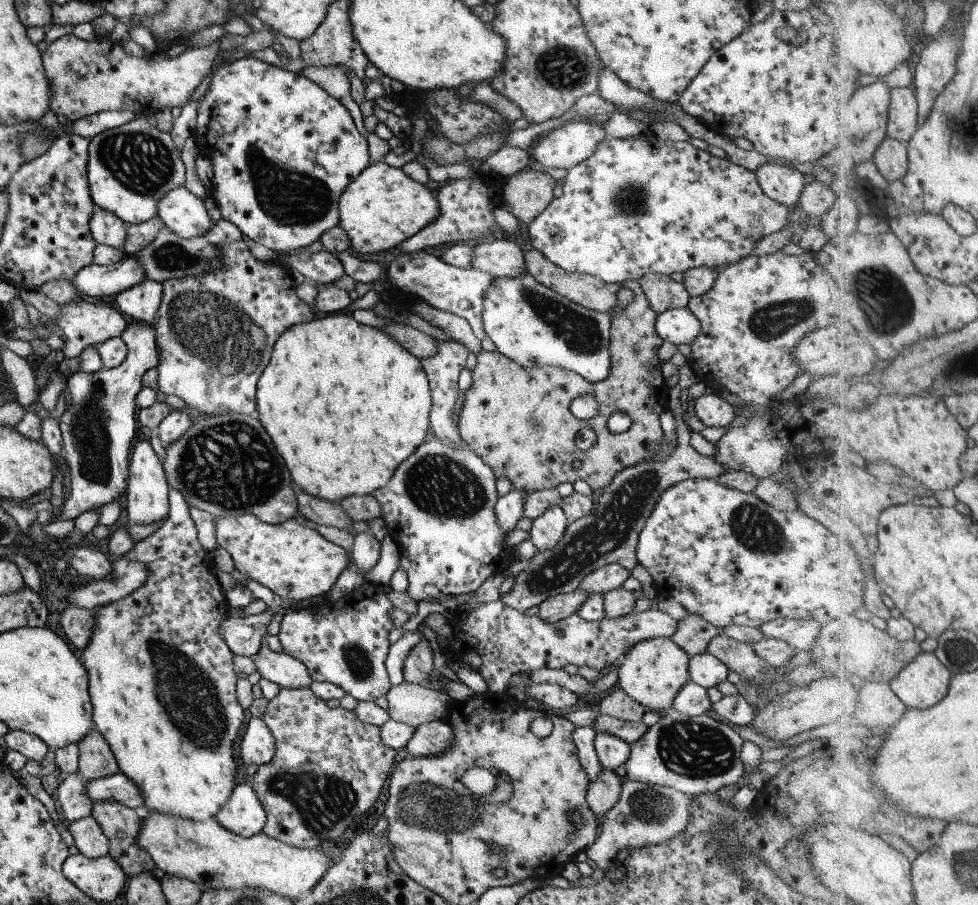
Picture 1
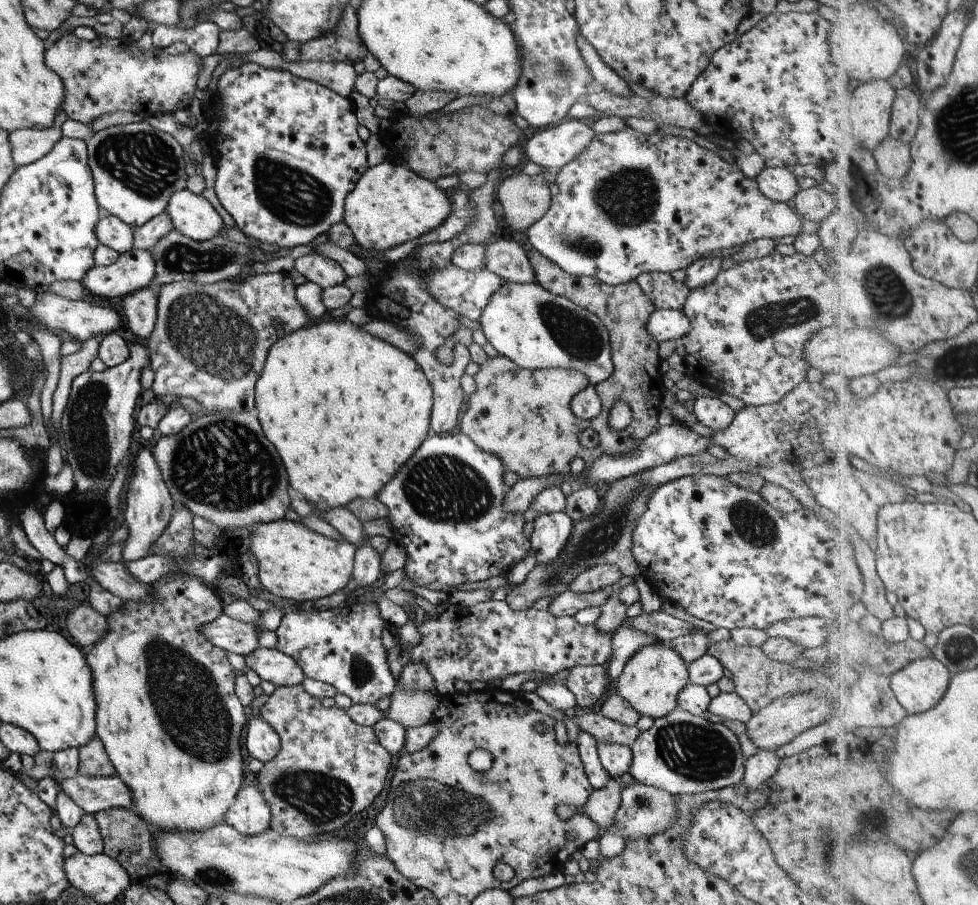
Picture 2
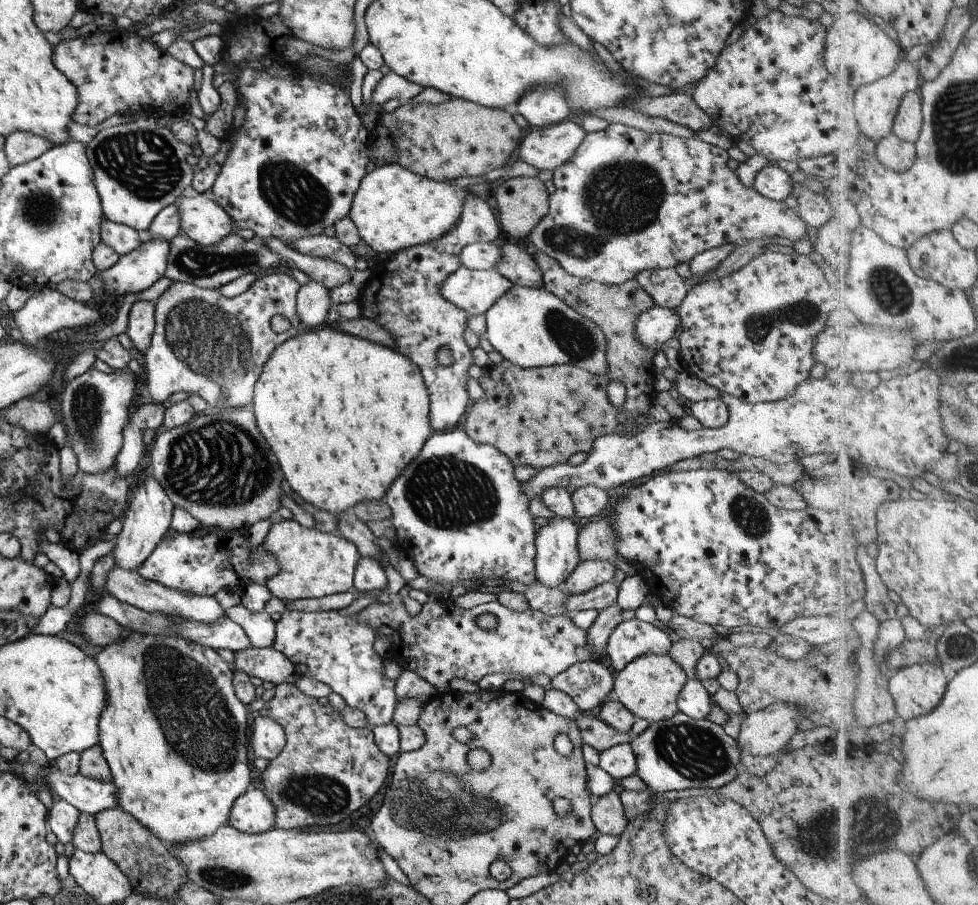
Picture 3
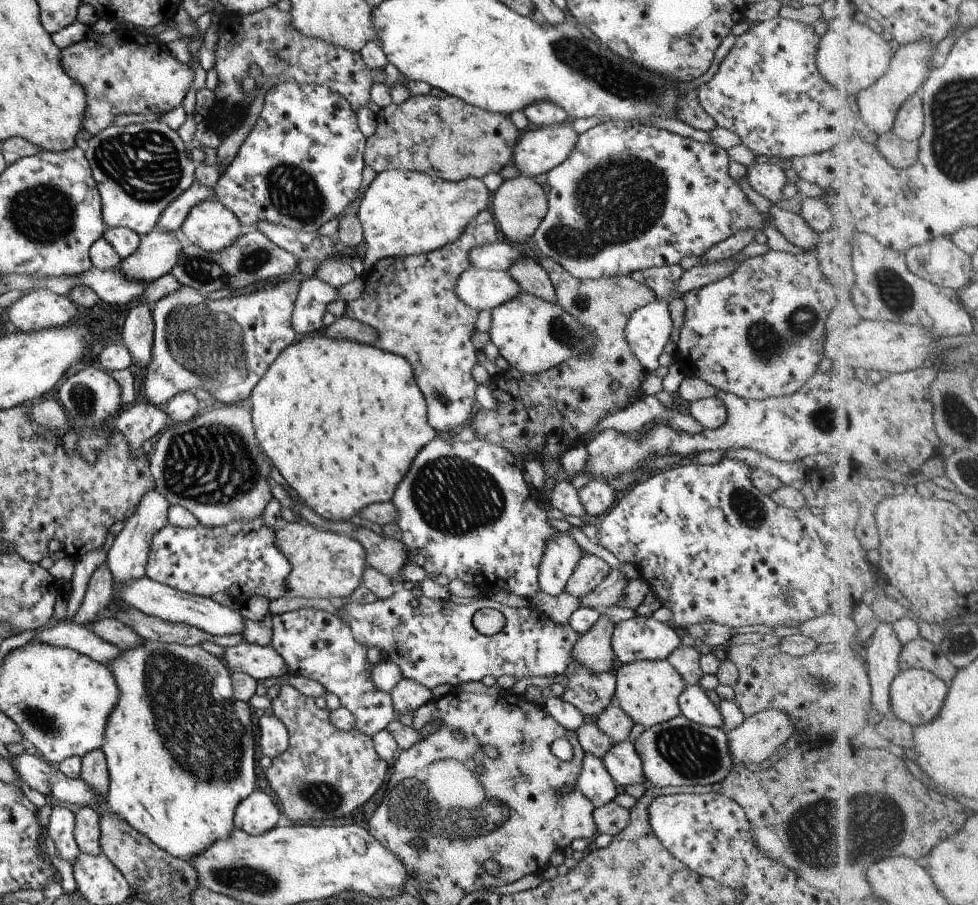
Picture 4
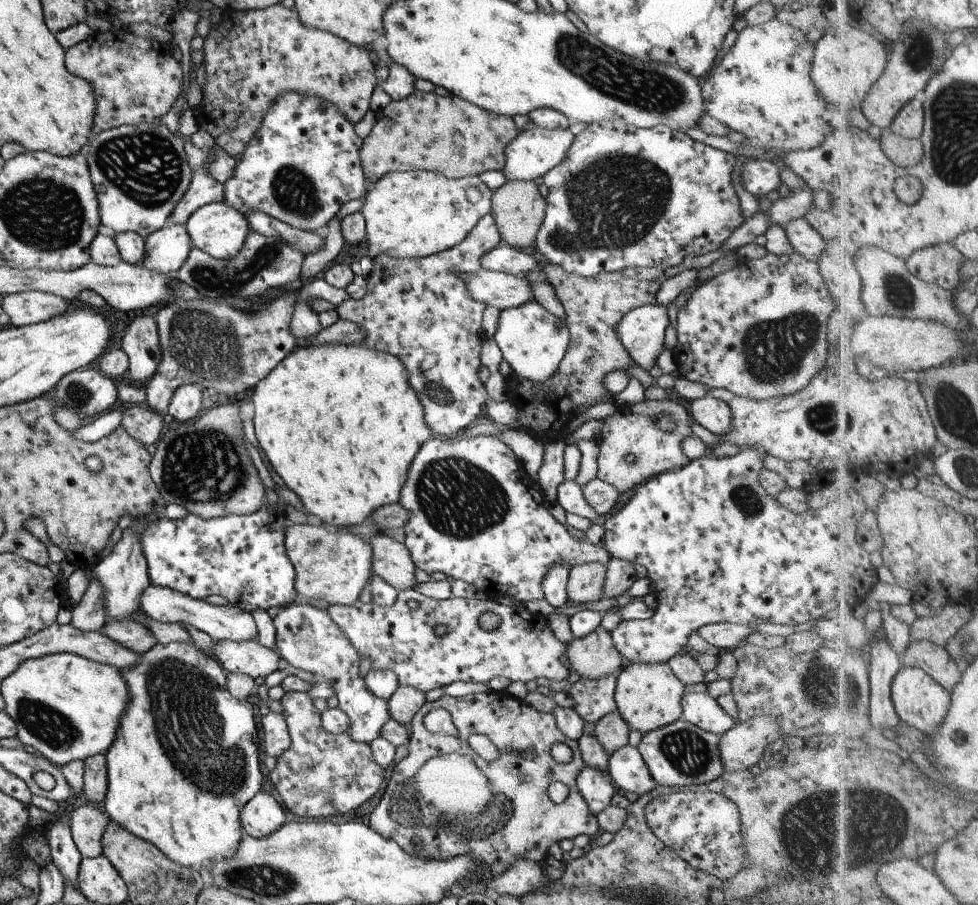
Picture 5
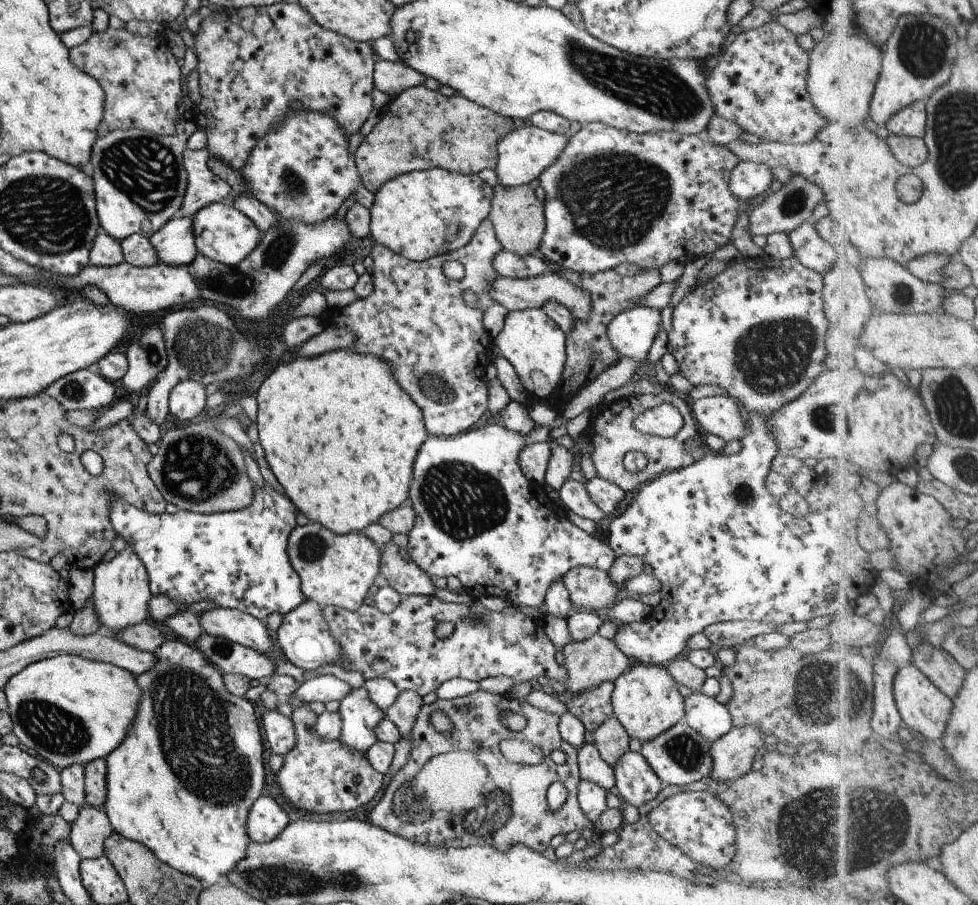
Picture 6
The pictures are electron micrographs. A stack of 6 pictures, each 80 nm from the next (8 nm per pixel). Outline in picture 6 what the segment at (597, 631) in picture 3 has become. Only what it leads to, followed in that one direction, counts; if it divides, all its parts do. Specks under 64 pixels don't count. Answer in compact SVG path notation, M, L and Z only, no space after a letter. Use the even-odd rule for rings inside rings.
M598 633L592 634L589 638L582 641L571 641L562 648L559 655L559 662L566 670L567 690L557 696L558 700L564 704L565 700L601 684L601 682L614 682L614 680L629 666L630 660L616 647L611 640L600 636Z

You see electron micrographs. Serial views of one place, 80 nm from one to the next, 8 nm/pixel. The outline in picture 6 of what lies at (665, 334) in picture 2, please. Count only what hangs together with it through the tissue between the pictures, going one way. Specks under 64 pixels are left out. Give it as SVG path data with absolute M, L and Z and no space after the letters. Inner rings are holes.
M637 305L613 317L607 323L606 335L621 357L638 363L646 359L653 338L662 330L660 322L660 310Z

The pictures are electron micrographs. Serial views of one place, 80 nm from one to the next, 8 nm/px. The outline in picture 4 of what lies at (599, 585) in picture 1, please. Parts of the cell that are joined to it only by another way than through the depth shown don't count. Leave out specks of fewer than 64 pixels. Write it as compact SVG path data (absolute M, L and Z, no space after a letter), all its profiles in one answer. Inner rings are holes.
M584 554L574 566L564 586L564 591L577 598L595 588L609 573L610 567L595 555Z

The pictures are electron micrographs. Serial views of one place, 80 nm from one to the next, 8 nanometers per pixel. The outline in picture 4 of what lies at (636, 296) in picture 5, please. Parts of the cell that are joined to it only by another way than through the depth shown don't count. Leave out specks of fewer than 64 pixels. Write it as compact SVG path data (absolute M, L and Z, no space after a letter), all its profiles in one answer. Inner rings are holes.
M545 255L539 258L538 263L553 287L554 302L583 326L589 328L595 336L595 344L593 350L590 350L591 358L582 361L576 357L535 374L522 373L516 368L508 366L490 378L487 387L489 387L490 395L494 398L496 407L477 408L475 414L470 418L470 428L475 433L476 439L502 446L515 457L515 460L521 462L525 461L523 458L528 453L532 453L535 456L533 459L539 460L539 462L559 461L567 449L582 442L581 436L587 436L593 432L600 419L629 407L634 402L630 402L630 399L639 400L644 396L639 386L641 386L643 375L646 372L625 340L624 326L627 325L632 312L656 300L649 287L635 282L630 276L578 279L572 277L561 265ZM613 380L619 384L617 392L612 392L609 387Z

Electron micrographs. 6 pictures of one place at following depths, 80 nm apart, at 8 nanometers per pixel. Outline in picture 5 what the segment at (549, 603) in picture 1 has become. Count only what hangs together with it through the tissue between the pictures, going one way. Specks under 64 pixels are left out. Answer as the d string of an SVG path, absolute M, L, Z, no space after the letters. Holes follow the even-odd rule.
M613 558L608 560L606 566L602 598L624 599L628 588L634 584L633 567L630 562Z

